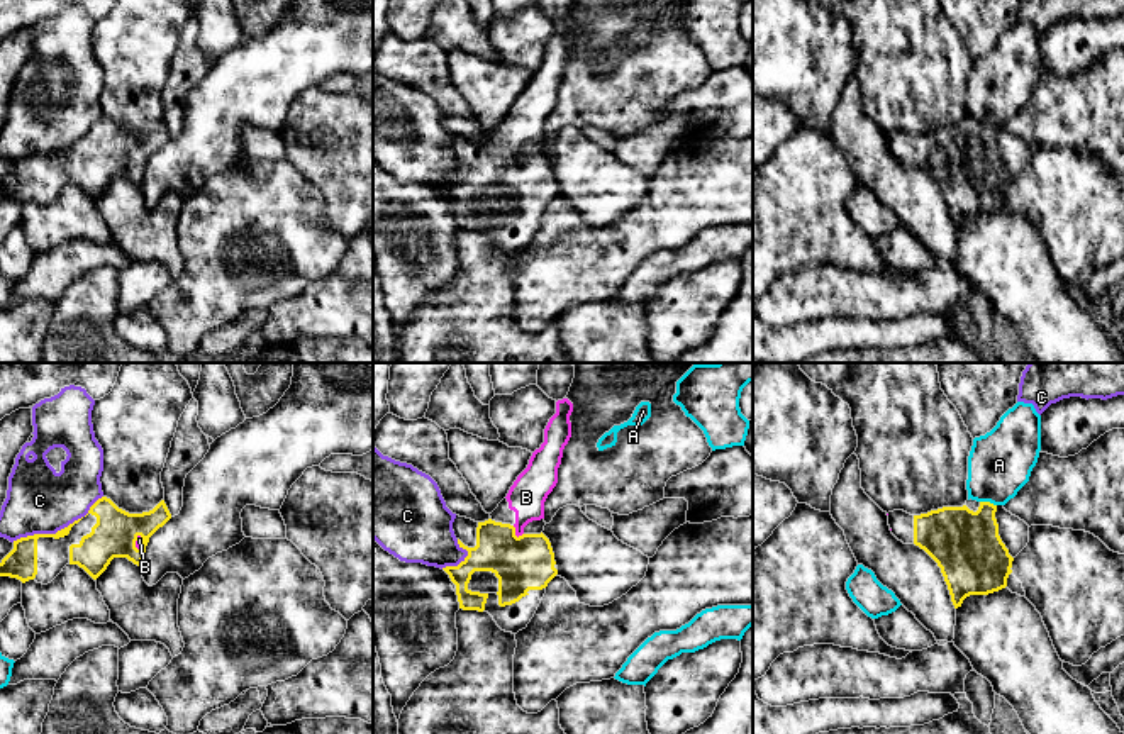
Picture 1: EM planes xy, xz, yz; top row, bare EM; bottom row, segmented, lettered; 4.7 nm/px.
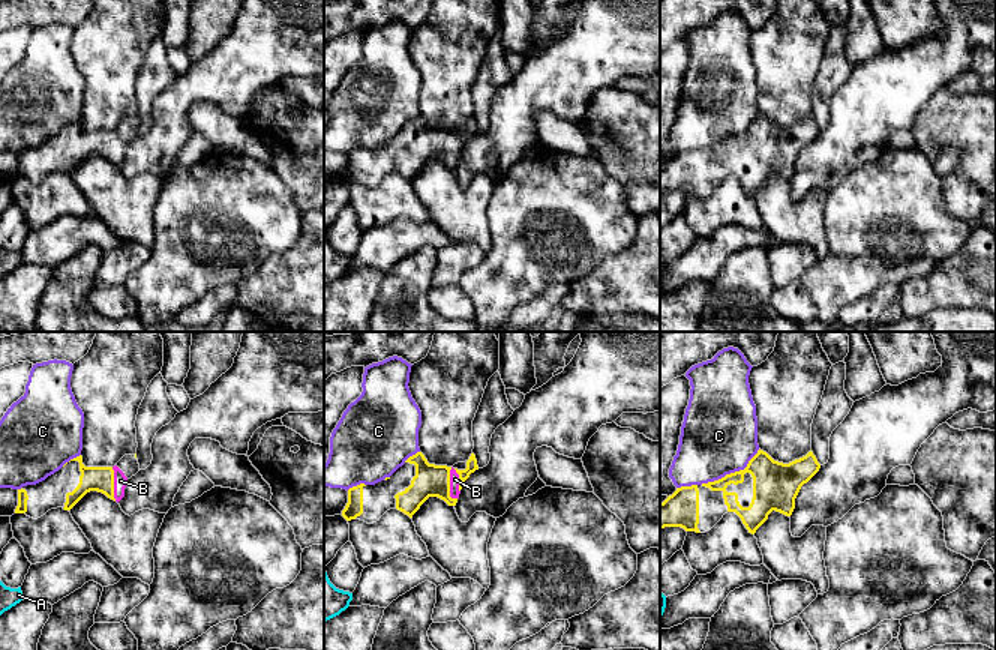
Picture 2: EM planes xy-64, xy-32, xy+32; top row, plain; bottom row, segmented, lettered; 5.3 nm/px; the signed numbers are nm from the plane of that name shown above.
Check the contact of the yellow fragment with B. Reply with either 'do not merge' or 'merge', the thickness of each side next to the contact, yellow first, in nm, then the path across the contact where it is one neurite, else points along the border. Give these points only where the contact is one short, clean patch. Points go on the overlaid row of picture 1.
merge; calibres 260 and 180 nm; way xz (523, 563), (514, 555), (514, 534), (526, 512), (526, 497)

